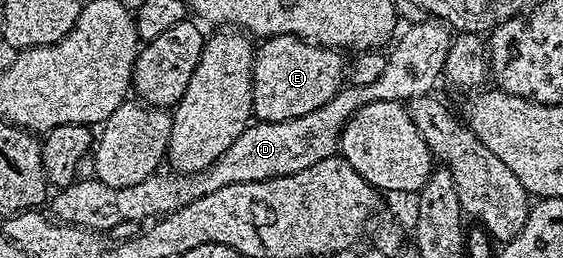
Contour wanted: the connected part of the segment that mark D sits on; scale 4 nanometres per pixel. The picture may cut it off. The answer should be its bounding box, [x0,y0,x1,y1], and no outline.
[50,19,454,233]

